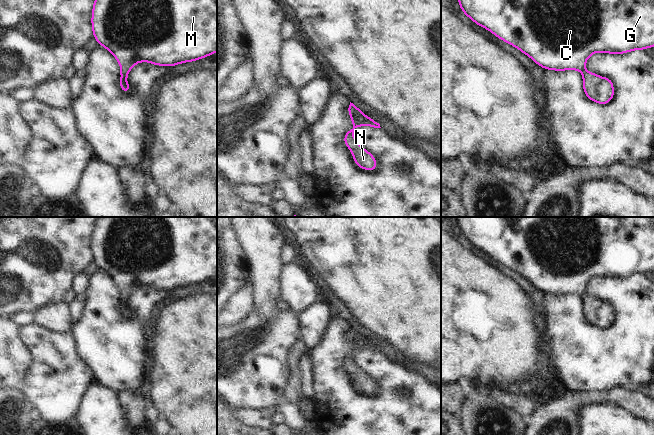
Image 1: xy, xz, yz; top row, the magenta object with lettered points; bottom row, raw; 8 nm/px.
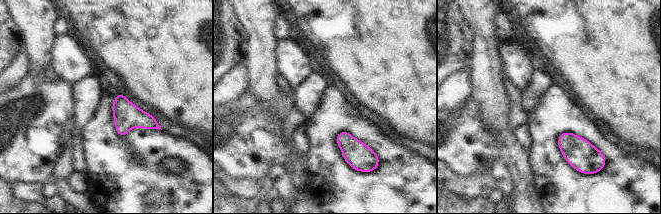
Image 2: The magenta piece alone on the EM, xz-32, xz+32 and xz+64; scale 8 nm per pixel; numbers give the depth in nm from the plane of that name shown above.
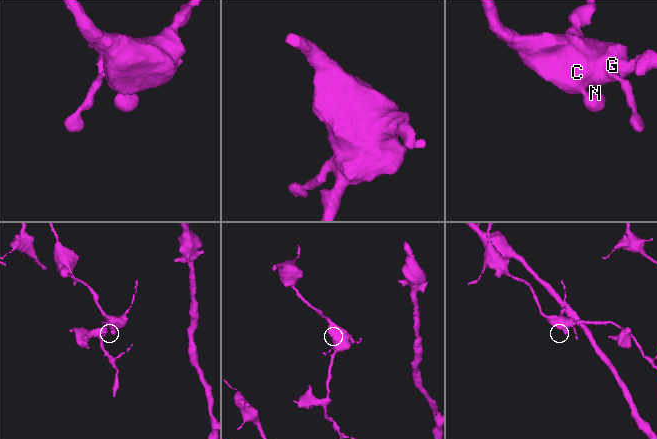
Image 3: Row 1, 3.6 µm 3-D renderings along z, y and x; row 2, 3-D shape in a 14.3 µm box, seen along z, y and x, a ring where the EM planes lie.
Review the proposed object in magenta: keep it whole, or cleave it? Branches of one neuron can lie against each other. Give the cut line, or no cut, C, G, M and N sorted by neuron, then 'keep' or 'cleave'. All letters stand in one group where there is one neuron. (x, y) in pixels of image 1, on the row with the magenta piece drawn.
no cut; C G M N; keep

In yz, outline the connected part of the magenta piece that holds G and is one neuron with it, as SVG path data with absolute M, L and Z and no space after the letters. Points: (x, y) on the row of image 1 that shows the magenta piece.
M458 0L458 3L474 23L519 49L545 70L580 71L585 95L601 105L614 98L614 85L610 78L585 69L588 58L597 52L625 54L654 47L654 0Z

